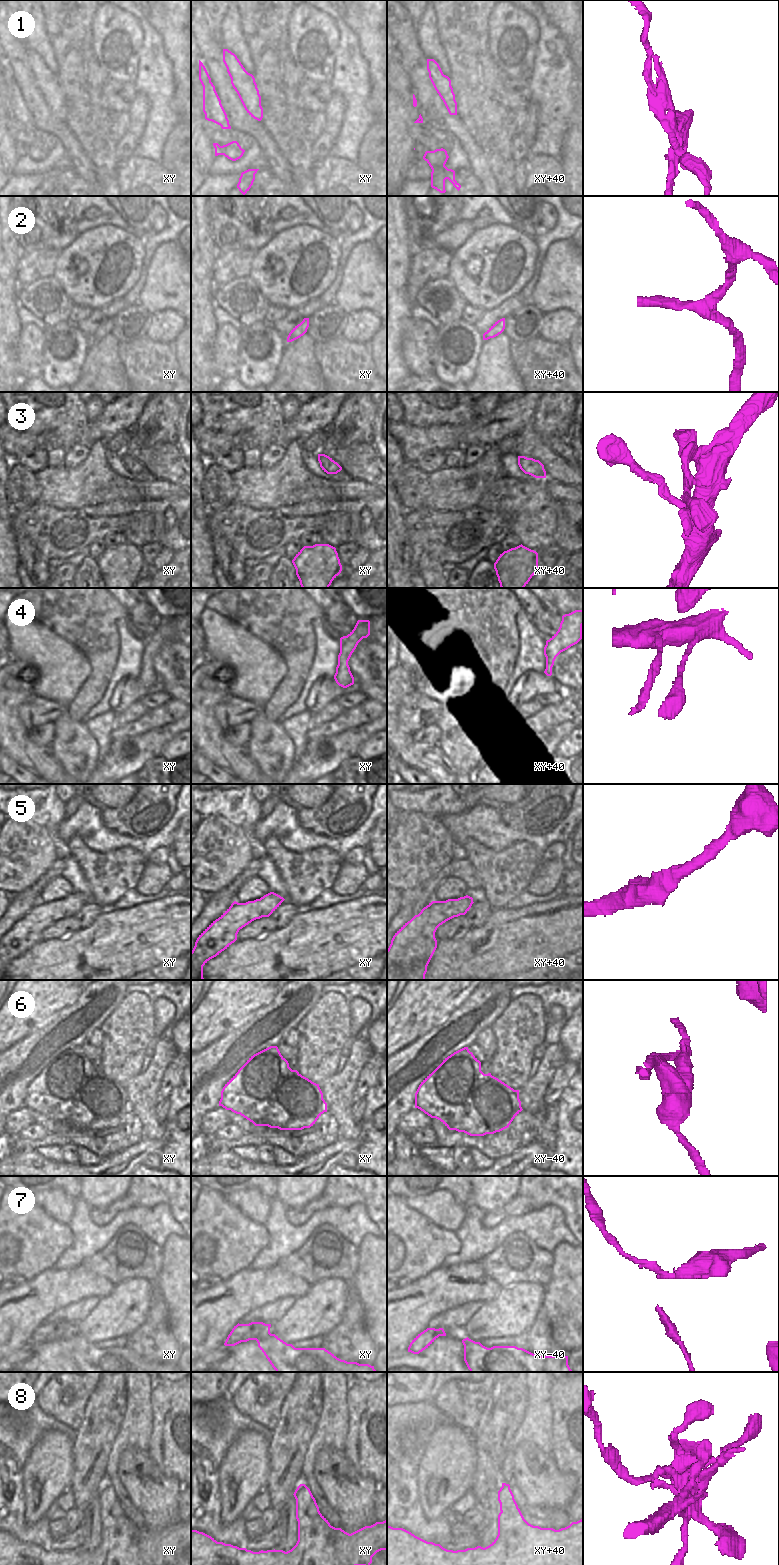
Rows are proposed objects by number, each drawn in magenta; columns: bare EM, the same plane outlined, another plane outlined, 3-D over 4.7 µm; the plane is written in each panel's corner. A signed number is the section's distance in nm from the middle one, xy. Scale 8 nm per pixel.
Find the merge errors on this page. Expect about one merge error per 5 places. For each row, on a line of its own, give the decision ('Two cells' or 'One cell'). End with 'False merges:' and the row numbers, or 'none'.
1: One cell
2: One cell
3: One cell
4: One cell
5: One cell
6: Two cells
7: Two cells
8: Two cells
False merges: 6, 7, 8

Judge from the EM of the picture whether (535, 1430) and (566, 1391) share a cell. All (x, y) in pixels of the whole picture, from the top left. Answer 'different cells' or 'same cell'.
different cells

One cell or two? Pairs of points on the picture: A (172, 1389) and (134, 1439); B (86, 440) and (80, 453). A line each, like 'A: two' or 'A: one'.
A: two
B: two

